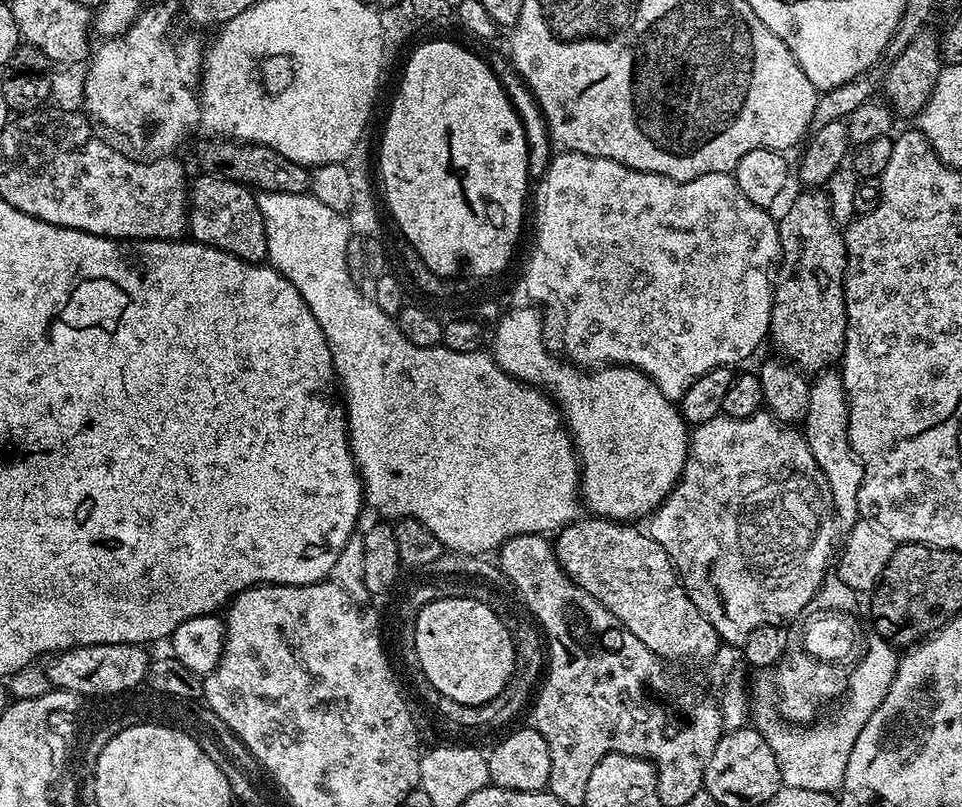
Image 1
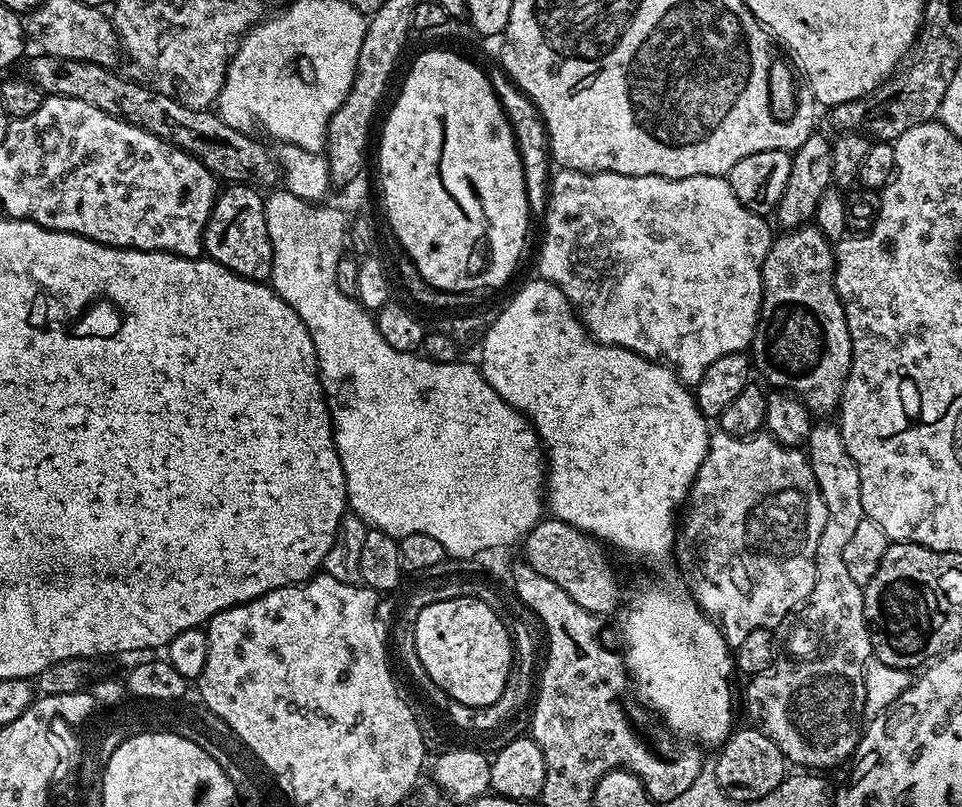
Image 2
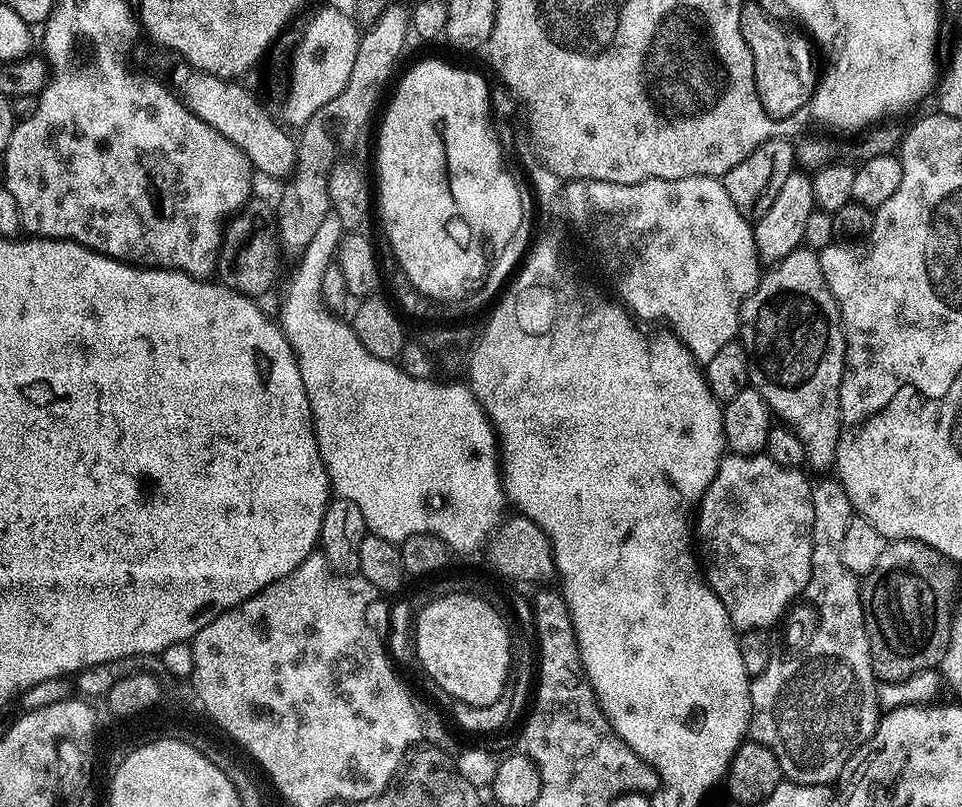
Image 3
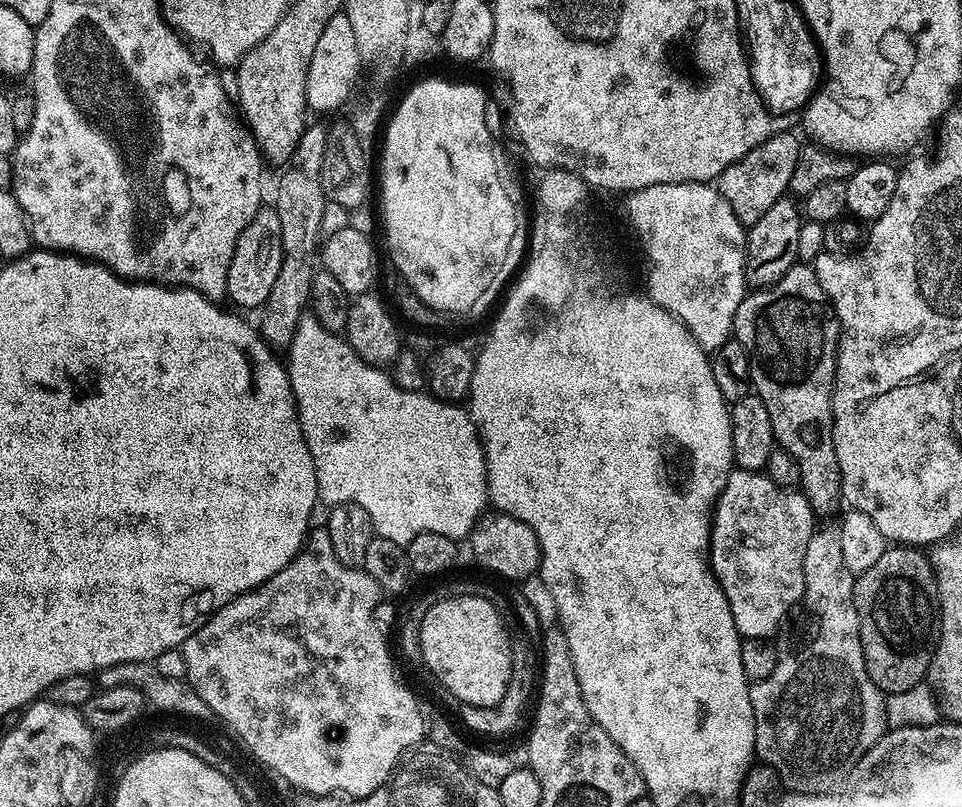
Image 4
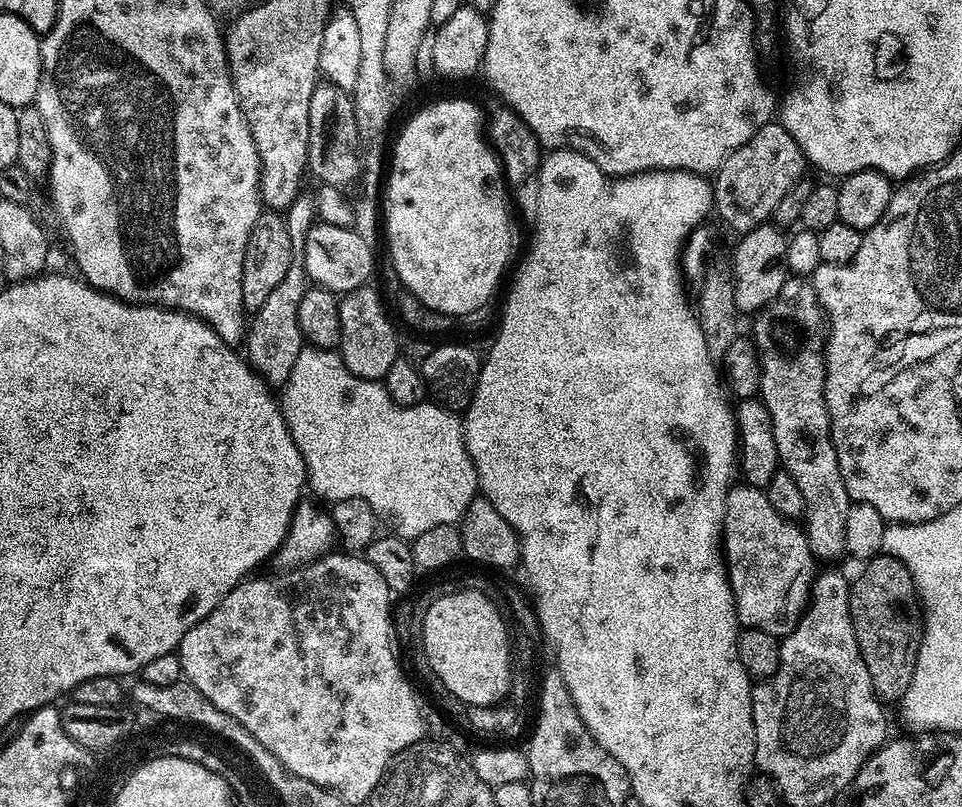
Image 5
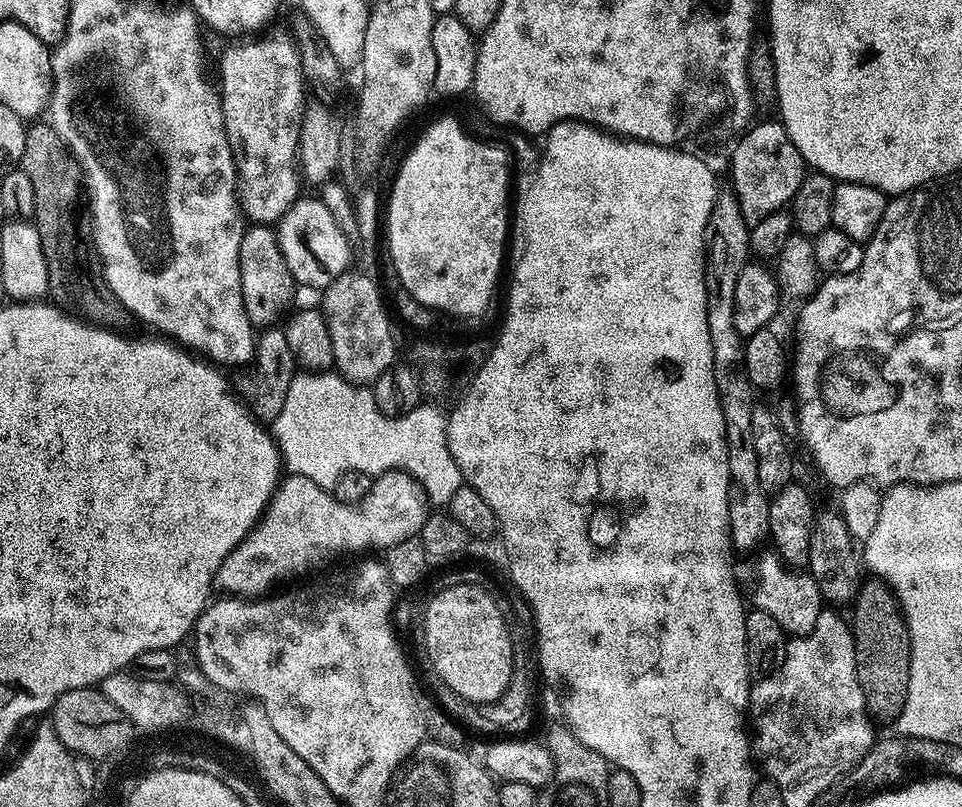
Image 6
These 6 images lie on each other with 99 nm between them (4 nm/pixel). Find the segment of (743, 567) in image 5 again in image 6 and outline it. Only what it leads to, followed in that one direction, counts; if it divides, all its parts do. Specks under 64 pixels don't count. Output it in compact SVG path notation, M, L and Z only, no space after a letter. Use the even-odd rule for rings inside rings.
M776 550L764 552L756 560L756 585L752 588L752 600L755 611L770 614L778 626L784 628L785 633L792 636L805 636L810 630L814 630L814 622L818 622L818 614L822 607L820 588L814 582L812 573L807 570L797 570L785 563L783 557Z

